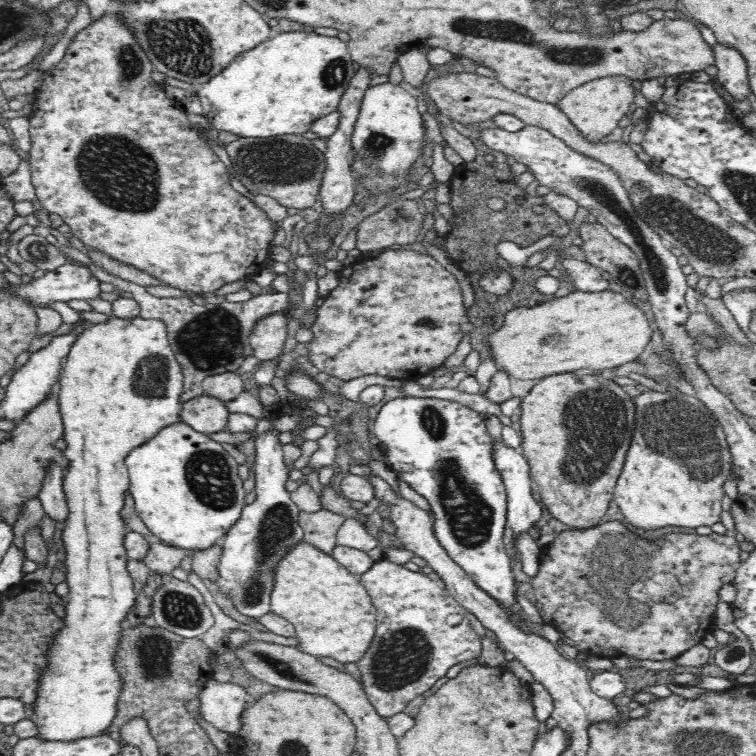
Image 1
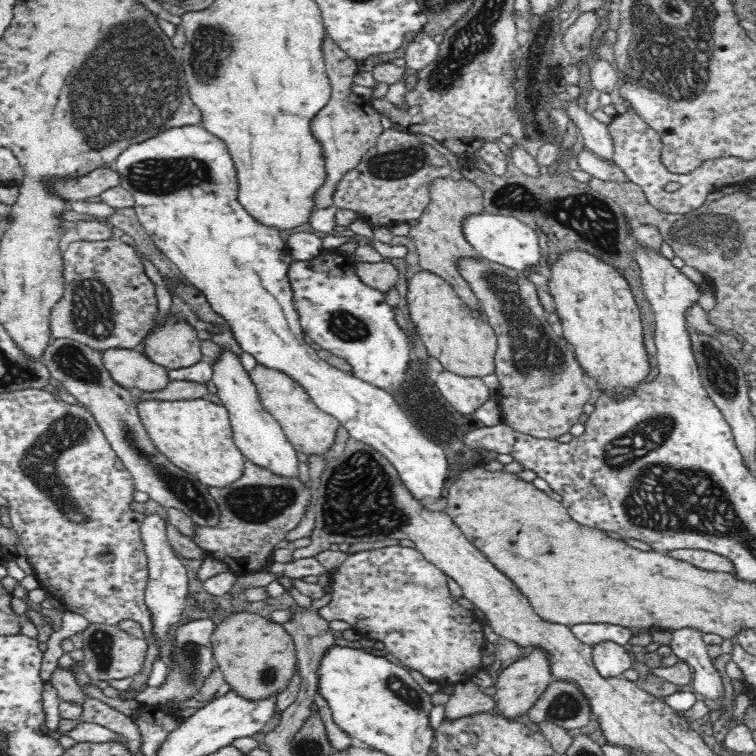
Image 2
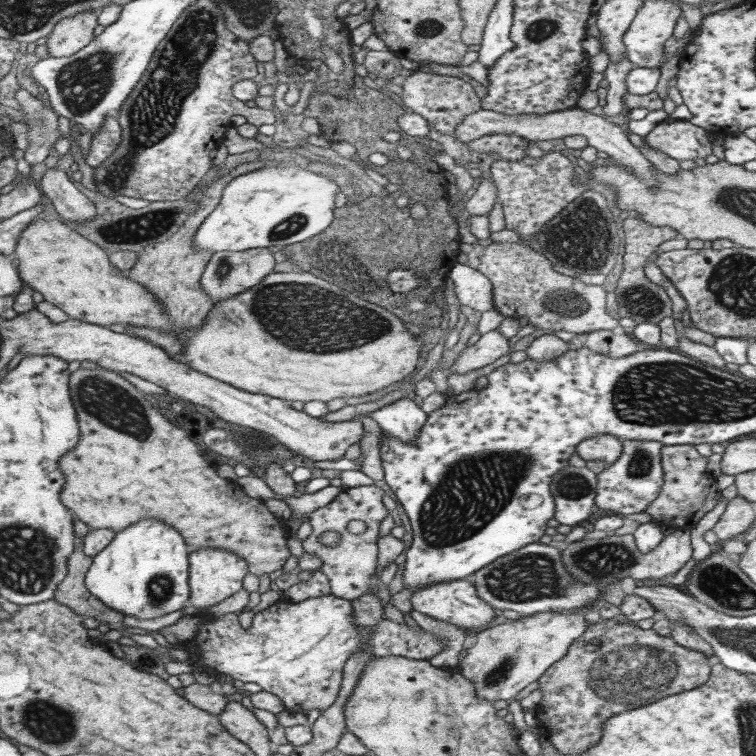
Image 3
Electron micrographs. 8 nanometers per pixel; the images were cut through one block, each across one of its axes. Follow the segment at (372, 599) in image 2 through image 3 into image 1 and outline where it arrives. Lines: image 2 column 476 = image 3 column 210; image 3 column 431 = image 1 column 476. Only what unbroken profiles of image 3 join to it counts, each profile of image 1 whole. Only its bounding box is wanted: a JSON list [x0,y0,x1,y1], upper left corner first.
[357,558,481,718]

